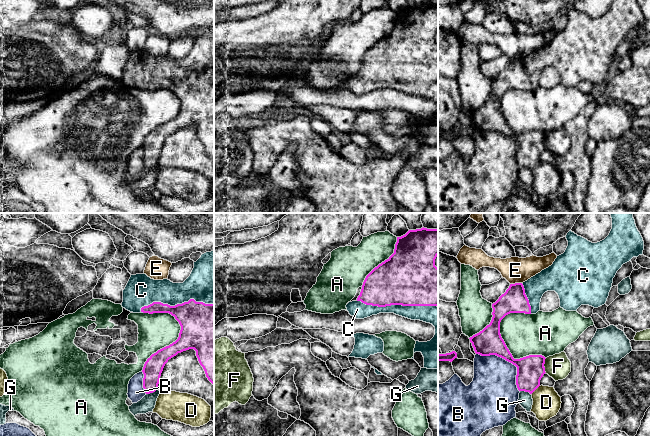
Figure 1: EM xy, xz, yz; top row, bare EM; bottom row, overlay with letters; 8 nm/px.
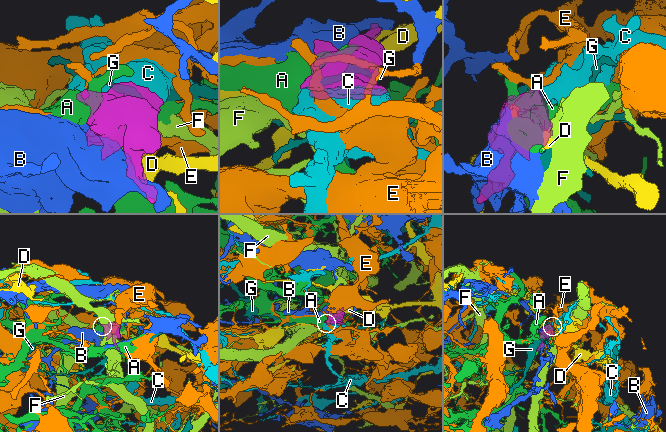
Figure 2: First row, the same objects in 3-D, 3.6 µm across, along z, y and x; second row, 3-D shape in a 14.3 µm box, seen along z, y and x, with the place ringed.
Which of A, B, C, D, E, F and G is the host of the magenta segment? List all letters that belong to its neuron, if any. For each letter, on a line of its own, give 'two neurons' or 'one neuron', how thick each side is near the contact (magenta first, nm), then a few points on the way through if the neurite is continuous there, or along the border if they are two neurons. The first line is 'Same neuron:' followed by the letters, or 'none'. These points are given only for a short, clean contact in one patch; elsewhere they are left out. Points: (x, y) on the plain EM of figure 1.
Same neuron: C
A: two neurons | 220/340 nm
B: two neurons | 220/360 nm
C: one neuron | 460/130 nm
D: two neurons | 220/220 nm
E: two neurons | 200/200 nm | along yz (521, 58), (510, 60)
F: two neurons | 220/200 nm
G: two neurons | 160/120 nm

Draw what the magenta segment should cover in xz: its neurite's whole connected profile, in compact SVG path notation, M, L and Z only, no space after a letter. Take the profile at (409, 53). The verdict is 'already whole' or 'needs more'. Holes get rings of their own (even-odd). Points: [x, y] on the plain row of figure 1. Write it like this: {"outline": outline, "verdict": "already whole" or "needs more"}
{"outline": "M423 3L409 6L405 11L397 13L394 29L366 52L357 76L346 81L349 90L356 95L364 95L379 89L394 89L411 96L432 100L435 103L434 113L427 118L416 117L414 124L414 129L422 129L424 144L427 145L438 145L438 44L435 42L437 32L438 5Z", "verdict": "needs more"}

